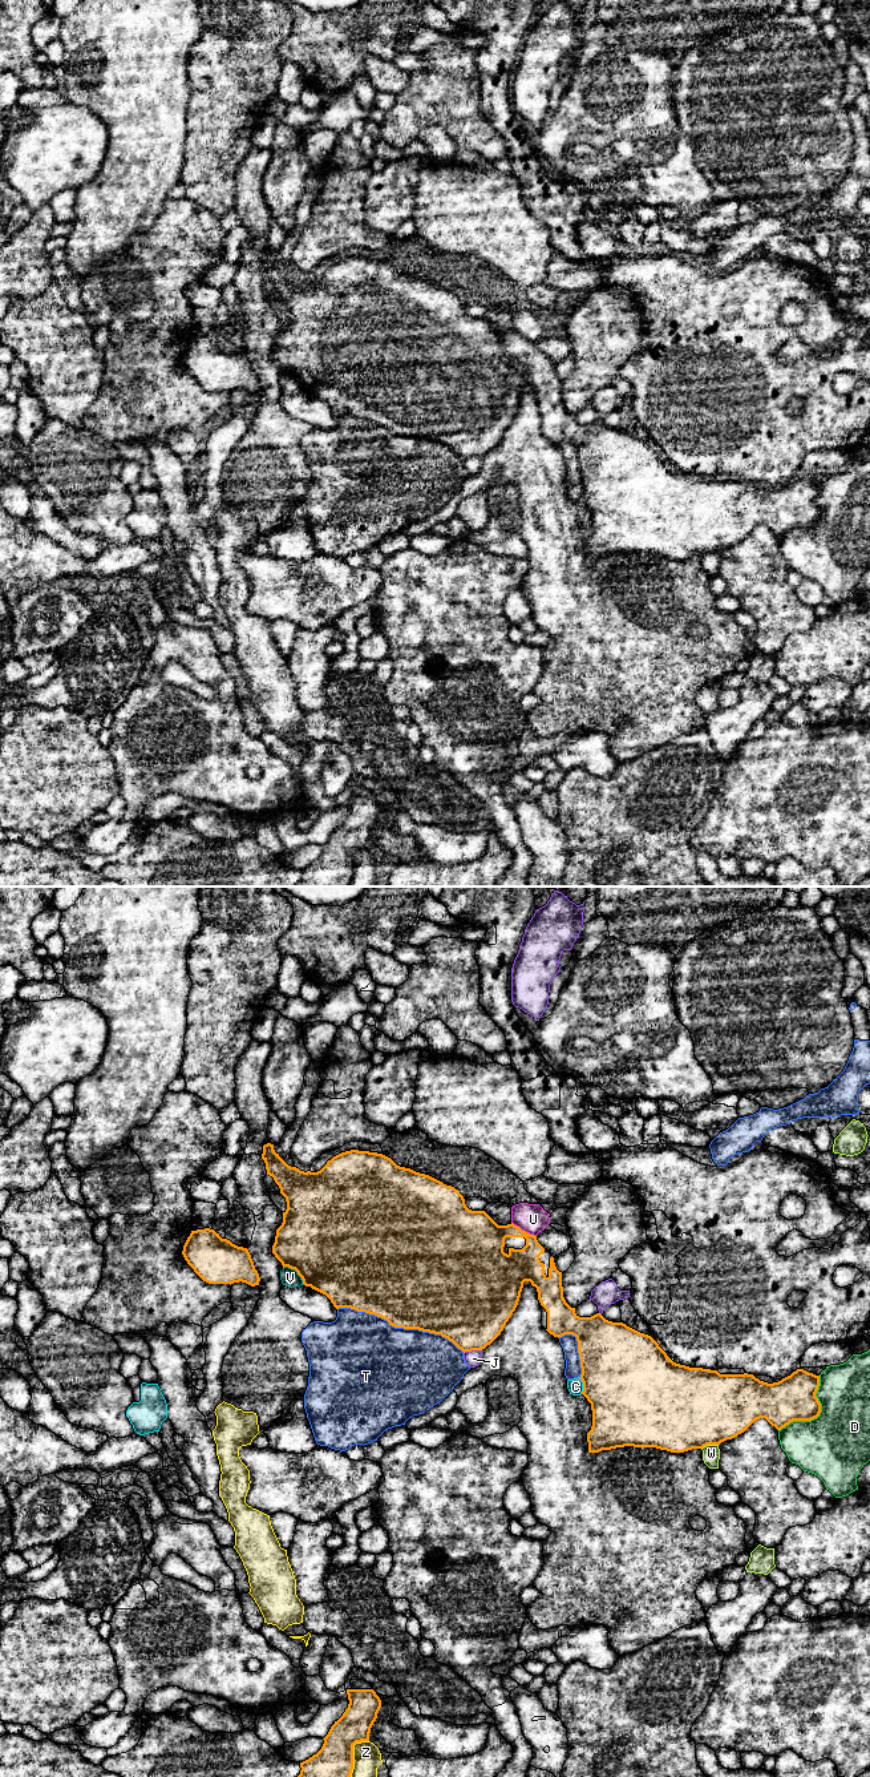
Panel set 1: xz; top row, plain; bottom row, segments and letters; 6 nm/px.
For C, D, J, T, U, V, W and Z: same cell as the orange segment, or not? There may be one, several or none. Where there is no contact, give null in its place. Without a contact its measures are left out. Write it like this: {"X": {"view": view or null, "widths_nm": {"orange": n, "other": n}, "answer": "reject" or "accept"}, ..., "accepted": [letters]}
{"C": {"view": "xz", "widths_nm": {"orange": 500, "other": 100}, "answer": "reject"}, "D": {"view": "xz", "widths_nm": {"orange": 280, "other": 420}, "answer": "reject"}, "J": {"view": "xz", "widths_nm": {"orange": 460, "other": 90}, "answer": "reject"}, "T": {"view": "xz", "widths_nm": {"orange": 500, "other": 480}, "answer": "reject"}, "U": {"view": "xz", "widths_nm": {"orange": 260, "other": 180}, "answer": "reject"}, "V": {"view": "xz", "widths_nm": {"orange": 500, "other": 110}, "answer": "reject"}, "W": {"view": "xz", "widths_nm": {"orange": 500, "other": 110}, "answer": "reject"}, "Z": {"view": "xz", "widths_nm": {"orange": 220, "other": 160}, "answer": "reject"}, "accepted": []}

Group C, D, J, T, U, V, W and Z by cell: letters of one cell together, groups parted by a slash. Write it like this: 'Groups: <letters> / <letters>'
Groups: C / D / J / T V / U / W / Z

